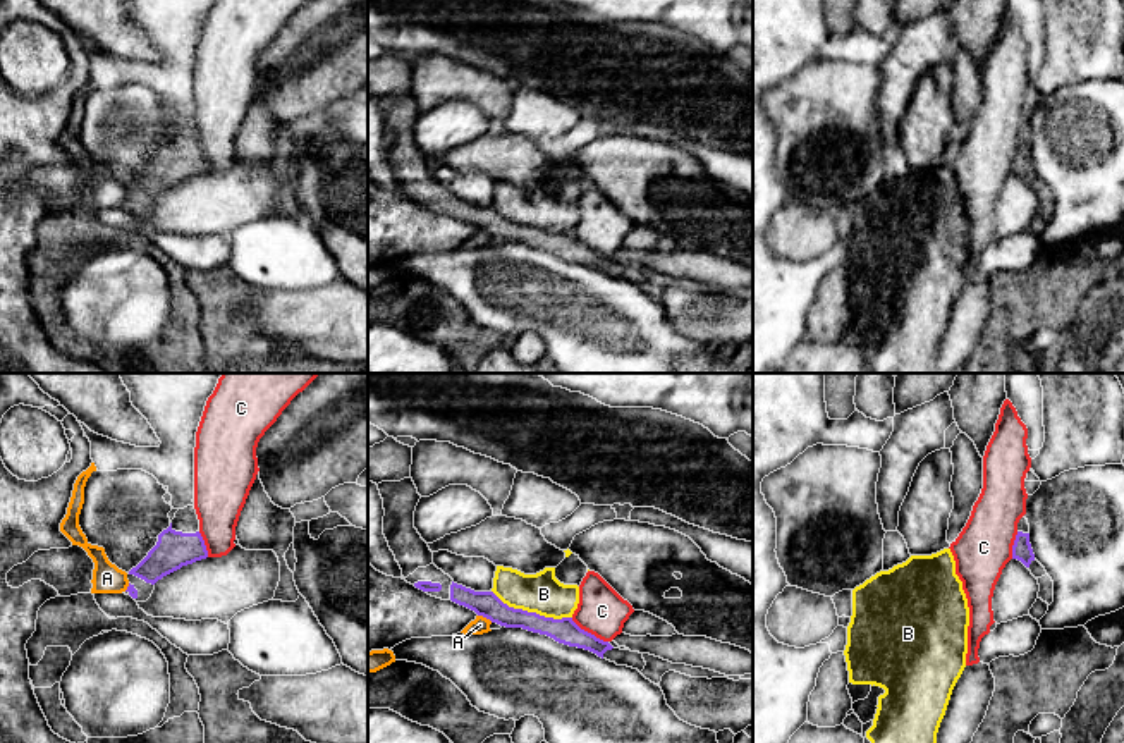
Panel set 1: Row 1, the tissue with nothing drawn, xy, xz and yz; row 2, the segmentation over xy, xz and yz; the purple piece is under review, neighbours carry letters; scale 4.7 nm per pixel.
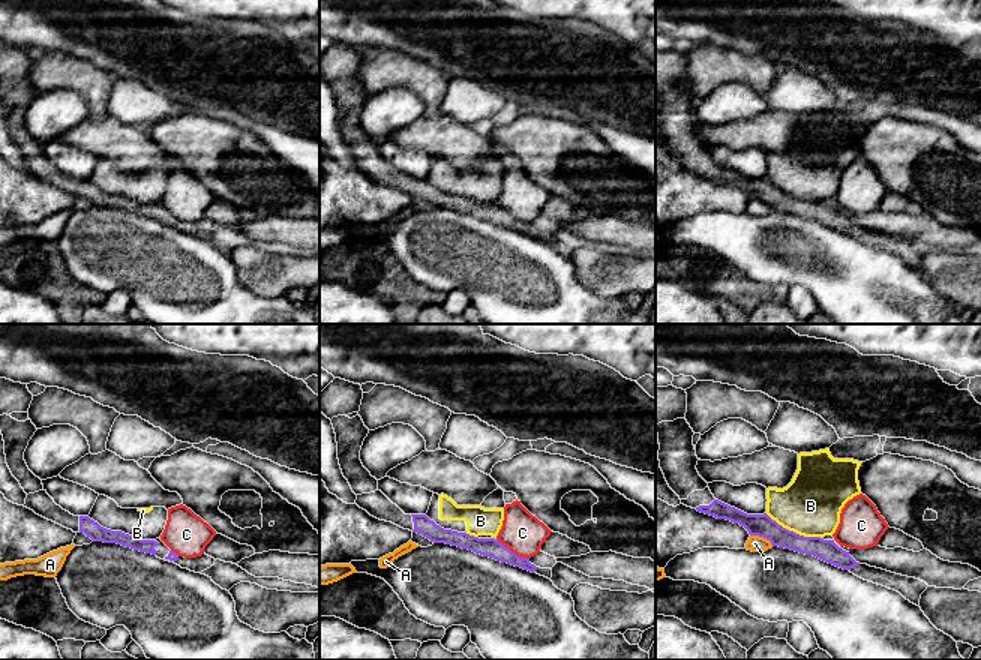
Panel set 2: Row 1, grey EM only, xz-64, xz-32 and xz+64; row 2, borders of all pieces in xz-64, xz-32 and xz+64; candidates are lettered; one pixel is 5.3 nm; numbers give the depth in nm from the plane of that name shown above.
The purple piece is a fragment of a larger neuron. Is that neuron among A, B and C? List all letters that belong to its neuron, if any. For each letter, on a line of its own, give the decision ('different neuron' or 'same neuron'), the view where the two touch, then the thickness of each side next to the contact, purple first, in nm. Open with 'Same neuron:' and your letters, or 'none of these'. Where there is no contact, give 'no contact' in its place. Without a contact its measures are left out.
Same neuron: none of these
A: different neuron; meets purple in xz; 120 nm thick on the purple side, 80 nm on the other
B: different neuron; meets purple in xz; 120 nm thick on the purple side, 190 nm on the other
C: different neuron; meets purple in xz; 120 nm thick on the purple side, 220 nm on the other

